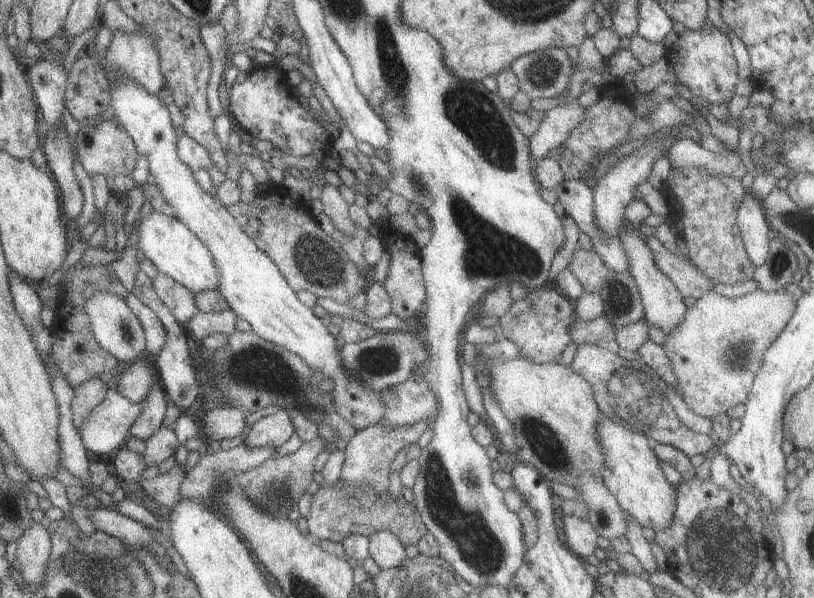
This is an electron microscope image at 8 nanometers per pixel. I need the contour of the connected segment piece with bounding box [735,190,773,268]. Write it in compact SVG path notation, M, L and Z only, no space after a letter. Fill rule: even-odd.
M745 190L745 196L739 204L735 226L743 240L747 258L751 260L755 268L759 268L769 254L769 242L771 242L773 232L765 220L761 202L749 190Z

